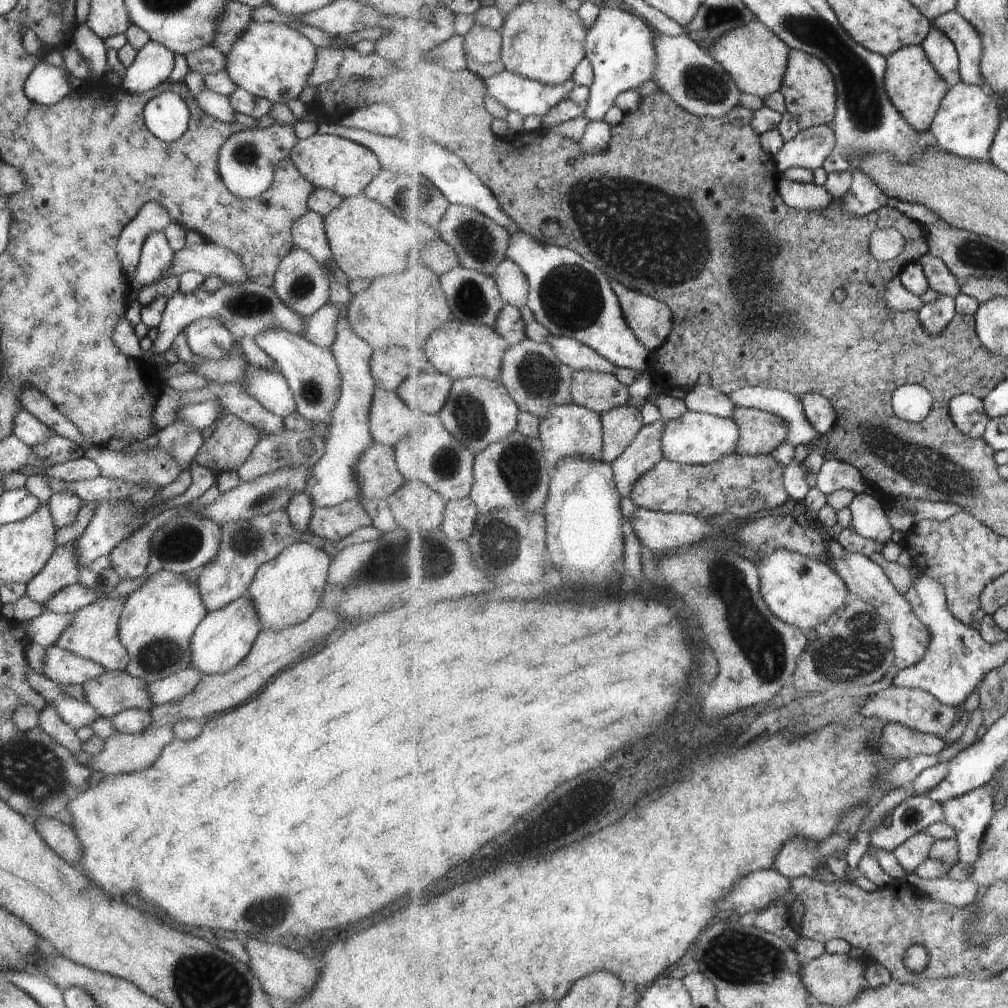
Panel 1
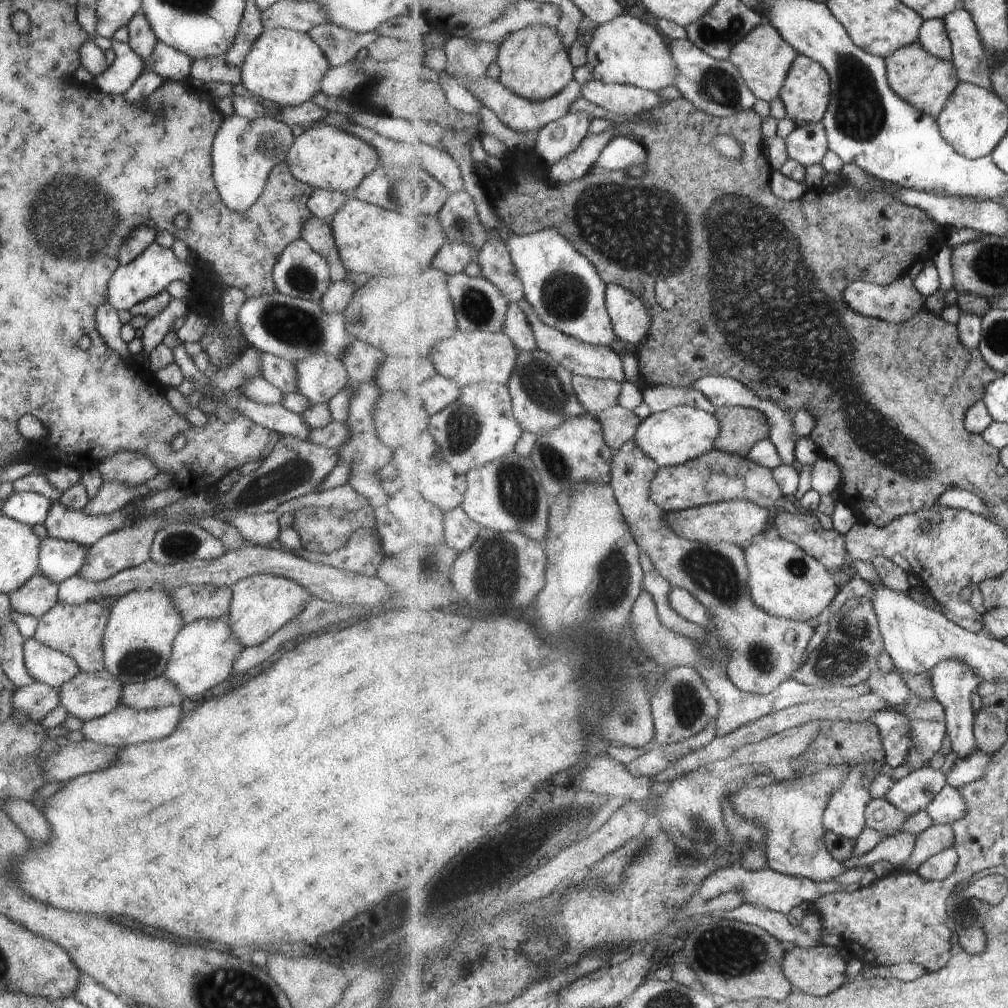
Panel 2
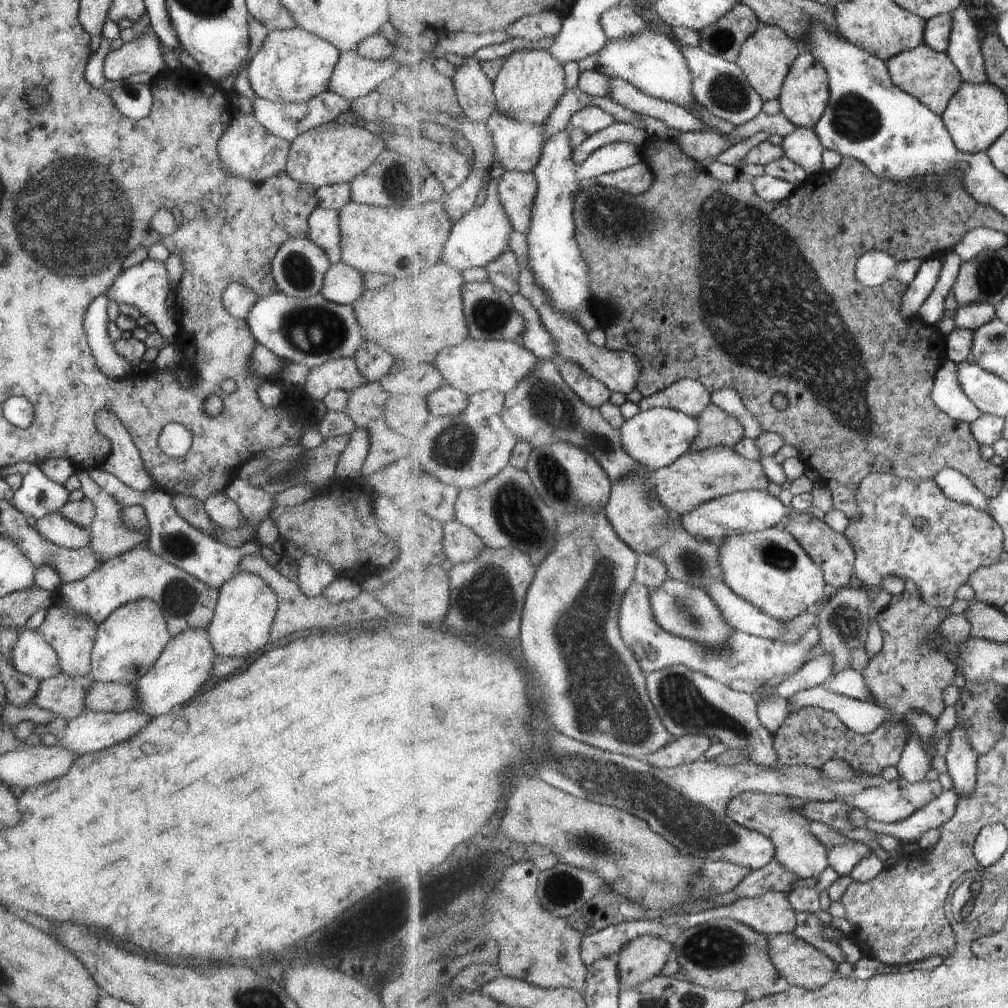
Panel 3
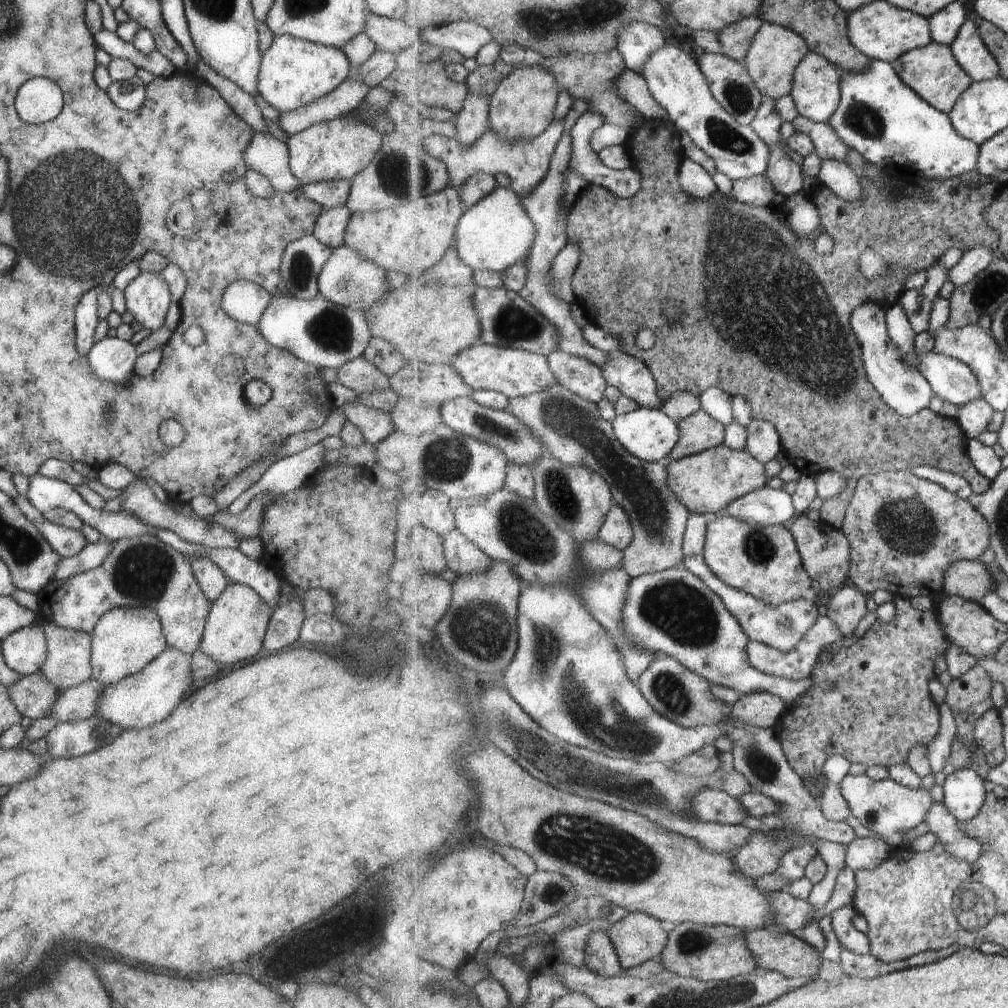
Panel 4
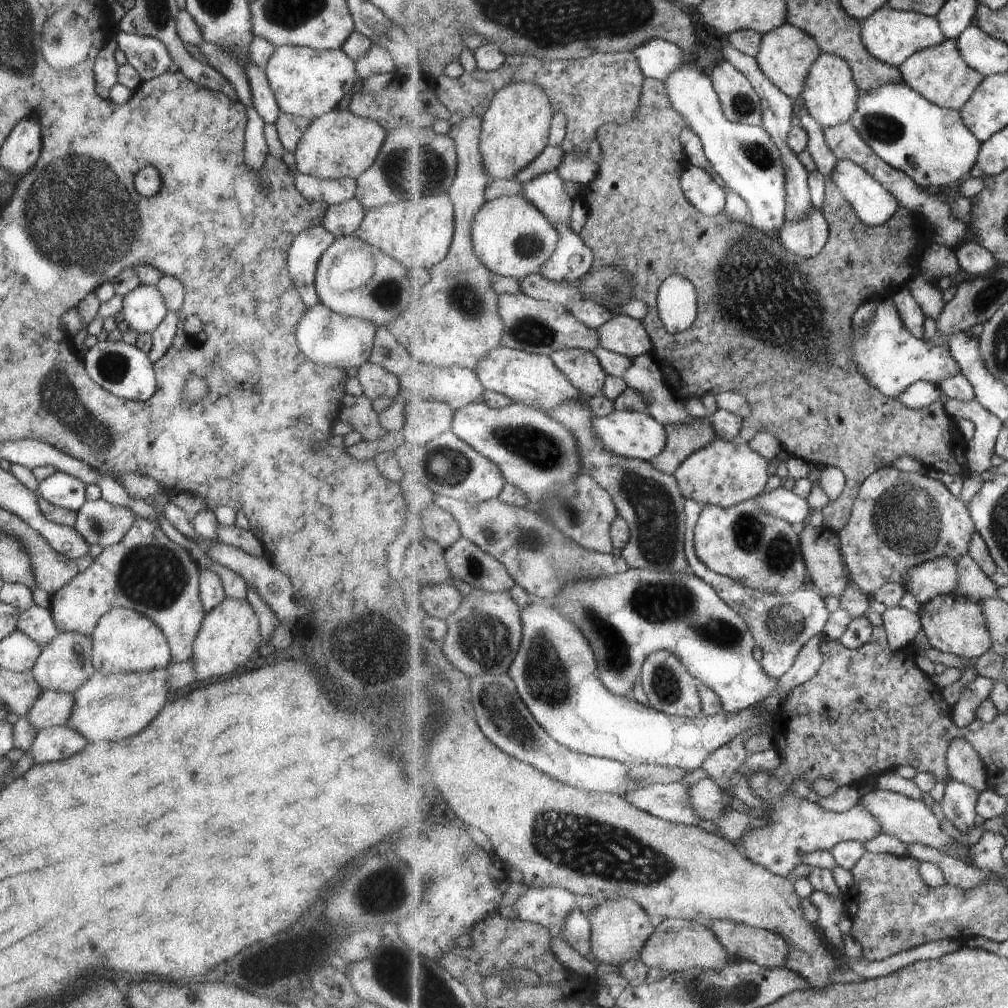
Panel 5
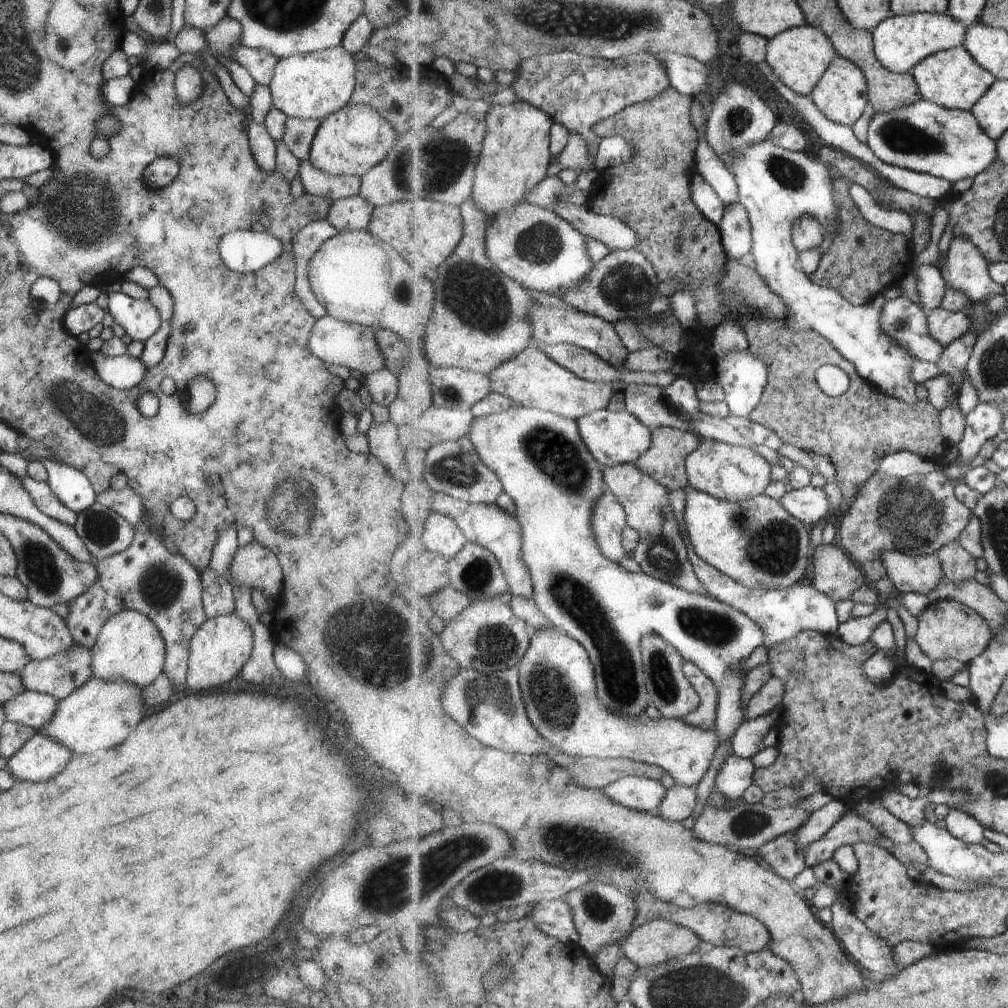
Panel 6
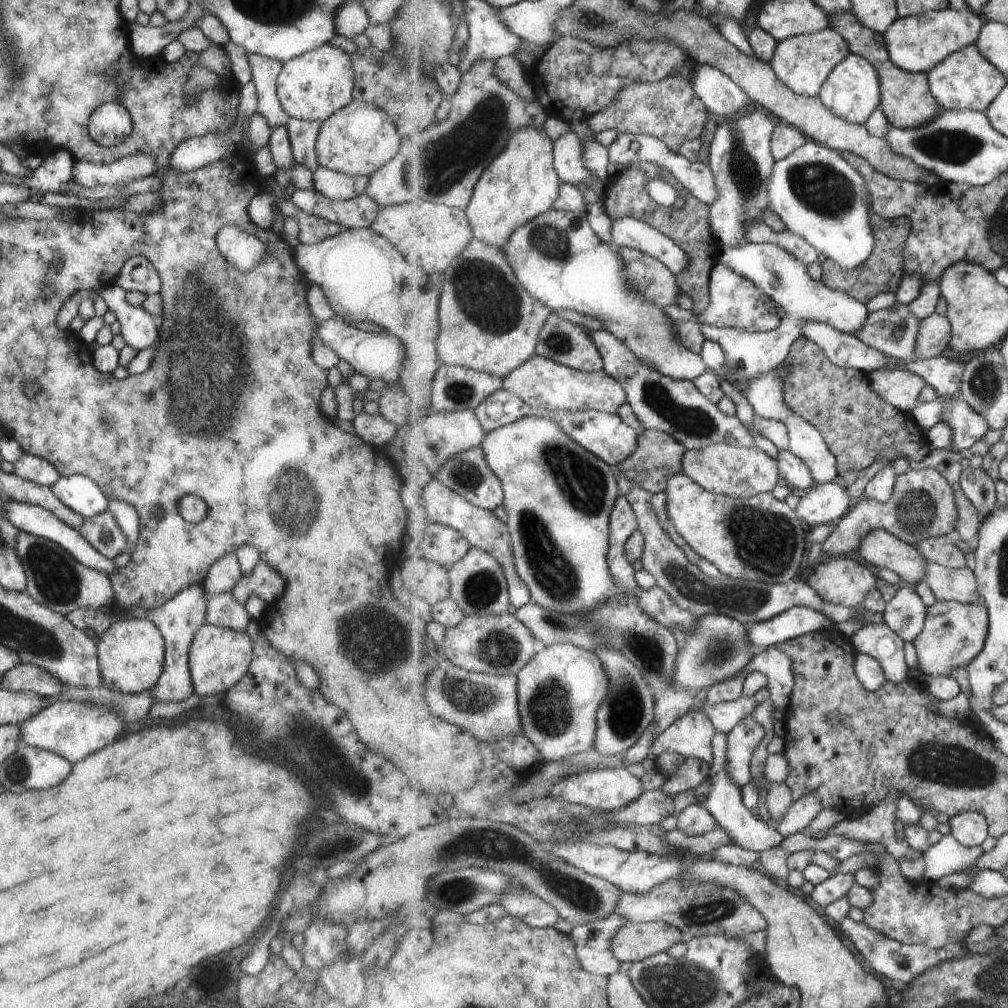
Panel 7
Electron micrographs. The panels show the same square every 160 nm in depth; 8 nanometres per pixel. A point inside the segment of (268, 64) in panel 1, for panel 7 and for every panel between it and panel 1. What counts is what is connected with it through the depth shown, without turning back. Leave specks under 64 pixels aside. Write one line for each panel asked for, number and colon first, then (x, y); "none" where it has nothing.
2: (285, 66)
3: (291, 65)
4: (293, 72)
5: (305, 82)
6: (312, 85)
7: (311, 86)

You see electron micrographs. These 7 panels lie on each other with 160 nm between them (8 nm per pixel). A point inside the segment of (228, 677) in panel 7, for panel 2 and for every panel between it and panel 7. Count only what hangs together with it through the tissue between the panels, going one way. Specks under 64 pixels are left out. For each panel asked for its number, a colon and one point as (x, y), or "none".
2: (261, 603)
3: (246, 605)
4: (236, 622)
5: (228, 636)
6: (219, 647)

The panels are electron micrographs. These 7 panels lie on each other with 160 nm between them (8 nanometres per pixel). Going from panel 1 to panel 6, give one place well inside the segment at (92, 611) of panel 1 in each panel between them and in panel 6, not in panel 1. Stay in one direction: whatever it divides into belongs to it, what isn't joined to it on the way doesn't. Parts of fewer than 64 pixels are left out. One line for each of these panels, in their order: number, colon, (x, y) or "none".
2: (76, 630)
3: (70, 634)
4: (67, 662)
5: (64, 663)
6: (57, 675)

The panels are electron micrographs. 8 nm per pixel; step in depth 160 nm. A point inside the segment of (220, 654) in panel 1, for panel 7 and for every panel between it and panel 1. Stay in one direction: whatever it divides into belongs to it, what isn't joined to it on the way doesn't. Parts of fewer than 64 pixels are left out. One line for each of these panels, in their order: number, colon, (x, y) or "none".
2: (202, 654)
3: (185, 662)
4: (149, 694)
5: (109, 707)
6: (101, 712)
7: (72, 729)

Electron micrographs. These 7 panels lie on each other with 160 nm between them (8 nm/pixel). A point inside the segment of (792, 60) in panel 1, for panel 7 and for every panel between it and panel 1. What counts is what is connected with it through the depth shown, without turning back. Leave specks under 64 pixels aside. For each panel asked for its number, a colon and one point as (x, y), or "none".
2: (807, 92)
3: (806, 93)
4: (816, 93)
5: (830, 94)
6: (841, 94)
7: (853, 90)

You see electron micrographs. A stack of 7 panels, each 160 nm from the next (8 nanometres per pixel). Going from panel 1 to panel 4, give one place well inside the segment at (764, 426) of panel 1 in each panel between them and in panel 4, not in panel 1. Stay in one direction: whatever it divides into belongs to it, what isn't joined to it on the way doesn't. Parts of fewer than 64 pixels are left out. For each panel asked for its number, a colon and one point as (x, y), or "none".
2: (742, 428)
3: (719, 427)
4: (700, 431)

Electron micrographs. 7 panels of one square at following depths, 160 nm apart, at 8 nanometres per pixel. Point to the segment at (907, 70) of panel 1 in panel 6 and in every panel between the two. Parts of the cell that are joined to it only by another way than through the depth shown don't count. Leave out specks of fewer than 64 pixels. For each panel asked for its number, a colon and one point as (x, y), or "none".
2: (925, 81)
3: (931, 76)
4: (932, 71)
5: (940, 73)
6: (953, 79)

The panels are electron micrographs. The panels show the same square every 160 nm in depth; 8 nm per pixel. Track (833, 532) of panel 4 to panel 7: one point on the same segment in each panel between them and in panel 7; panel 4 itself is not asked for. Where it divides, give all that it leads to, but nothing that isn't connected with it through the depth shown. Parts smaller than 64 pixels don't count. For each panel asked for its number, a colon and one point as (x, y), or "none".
5: (821, 549)
6: (835, 575)
7: (843, 581)

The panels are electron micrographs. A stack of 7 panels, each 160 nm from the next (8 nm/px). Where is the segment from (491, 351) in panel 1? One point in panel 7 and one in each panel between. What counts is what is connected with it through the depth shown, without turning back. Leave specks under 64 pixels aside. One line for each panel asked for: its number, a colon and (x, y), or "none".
2: (469, 357)
3: (476, 366)
4: (515, 373)
5: (535, 380)
6: (531, 379)
7: (541, 382)

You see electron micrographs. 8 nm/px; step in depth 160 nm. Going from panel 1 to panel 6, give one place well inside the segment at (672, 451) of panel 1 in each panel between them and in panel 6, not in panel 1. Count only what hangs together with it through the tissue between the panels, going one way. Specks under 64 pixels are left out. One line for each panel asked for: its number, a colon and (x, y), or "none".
2: (683, 433)
3: (657, 438)
4: (650, 434)
5: (631, 434)
6: (615, 438)

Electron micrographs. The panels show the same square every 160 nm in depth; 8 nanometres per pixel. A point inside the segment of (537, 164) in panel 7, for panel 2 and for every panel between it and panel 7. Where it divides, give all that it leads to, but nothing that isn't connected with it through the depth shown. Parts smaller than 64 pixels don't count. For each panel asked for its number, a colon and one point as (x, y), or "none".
2: (534, 61)
3: (531, 82)
4: (524, 105)
5: (517, 123)
6: (516, 154)

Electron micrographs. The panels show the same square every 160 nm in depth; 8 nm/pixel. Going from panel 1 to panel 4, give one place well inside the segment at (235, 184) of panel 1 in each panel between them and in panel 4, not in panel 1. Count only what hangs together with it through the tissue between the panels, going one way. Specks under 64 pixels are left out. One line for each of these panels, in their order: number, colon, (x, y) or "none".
2: (243, 152)
3: (246, 150)
4: (264, 154)

